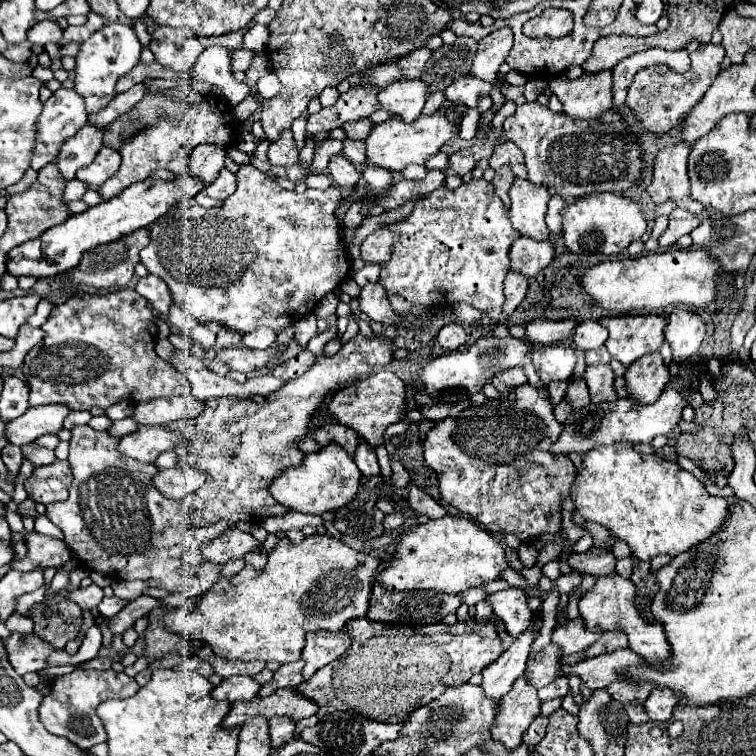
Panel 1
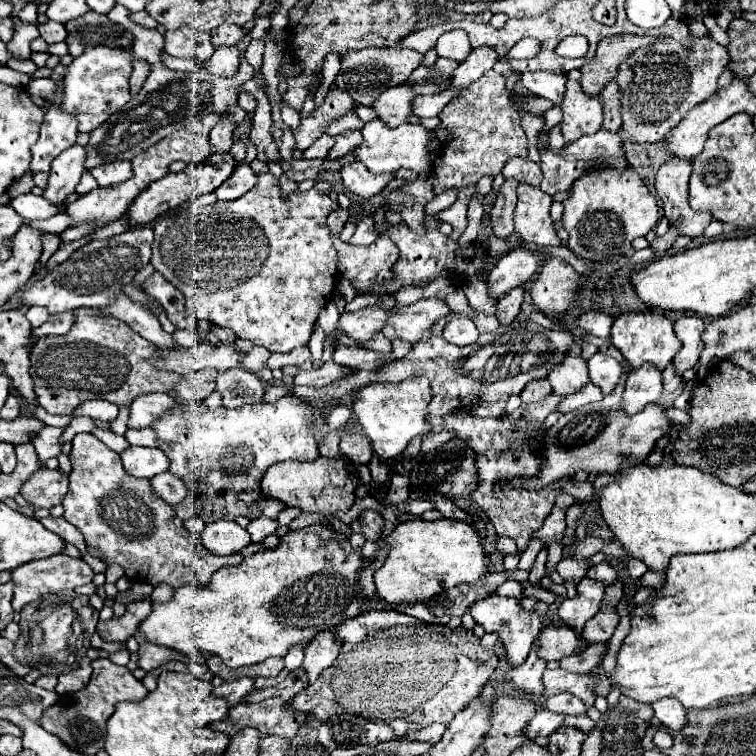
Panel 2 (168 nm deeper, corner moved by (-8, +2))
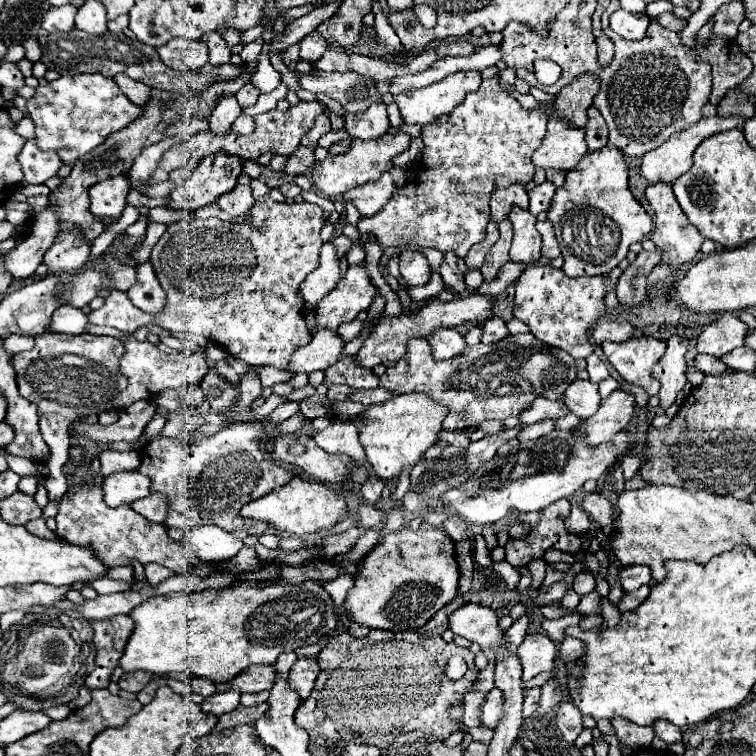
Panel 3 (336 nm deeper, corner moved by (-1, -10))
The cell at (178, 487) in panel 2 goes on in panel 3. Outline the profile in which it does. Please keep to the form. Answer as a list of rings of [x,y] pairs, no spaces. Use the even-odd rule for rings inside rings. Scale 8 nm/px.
[[[152,492],[146,498],[132,502],[132,508],[152,522],[164,522],[168,516],[168,496],[162,492]]]

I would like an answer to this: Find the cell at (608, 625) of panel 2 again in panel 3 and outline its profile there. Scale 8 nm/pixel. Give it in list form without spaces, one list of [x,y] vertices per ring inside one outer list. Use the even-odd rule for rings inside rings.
[[[566,638],[562,644],[560,644],[560,658],[564,662],[572,662],[572,660],[578,660],[580,656],[584,656],[584,642],[582,640],[576,640],[576,638]]]

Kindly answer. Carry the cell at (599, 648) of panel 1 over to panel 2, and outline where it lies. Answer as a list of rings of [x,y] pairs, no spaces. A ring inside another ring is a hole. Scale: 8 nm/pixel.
[[[591,644],[581,654],[567,656],[559,664],[567,672],[591,672],[601,662],[603,652],[605,652],[605,644]]]

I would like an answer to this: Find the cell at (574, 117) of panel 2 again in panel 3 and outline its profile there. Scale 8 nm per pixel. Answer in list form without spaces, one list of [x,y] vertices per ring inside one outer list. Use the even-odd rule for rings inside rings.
[[[512,88],[508,92],[522,104],[540,108],[548,116],[548,132],[540,144],[540,148],[532,154],[532,162],[538,168],[556,168],[556,170],[572,170],[582,156],[588,152],[584,140],[584,128],[574,128],[570,122],[560,120],[554,114],[554,104],[538,102],[532,94],[518,94]]]

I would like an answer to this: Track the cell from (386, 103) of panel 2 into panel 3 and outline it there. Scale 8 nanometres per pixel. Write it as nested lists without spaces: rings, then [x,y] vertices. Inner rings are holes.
[[[384,102],[372,104],[362,114],[346,114],[344,128],[348,130],[350,138],[376,140],[376,138],[384,136],[390,128],[390,122],[386,116],[386,104]]]

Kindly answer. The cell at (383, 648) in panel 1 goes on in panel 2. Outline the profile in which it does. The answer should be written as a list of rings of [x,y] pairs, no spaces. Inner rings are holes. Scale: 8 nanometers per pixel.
[[[397,610],[363,612],[345,620],[341,626],[335,626],[333,634],[341,640],[341,654],[333,666],[319,674],[315,684],[307,686],[293,698],[295,710],[311,714],[321,722],[335,714],[349,712],[371,722],[389,724],[397,736],[403,736],[407,730],[425,728],[433,722],[449,724],[451,718],[465,708],[465,704],[471,704],[471,700],[481,694],[481,688],[497,668],[497,656],[481,648],[473,630],[465,630],[463,626],[451,630],[447,626],[429,626],[417,620],[411,622],[407,614]]]

